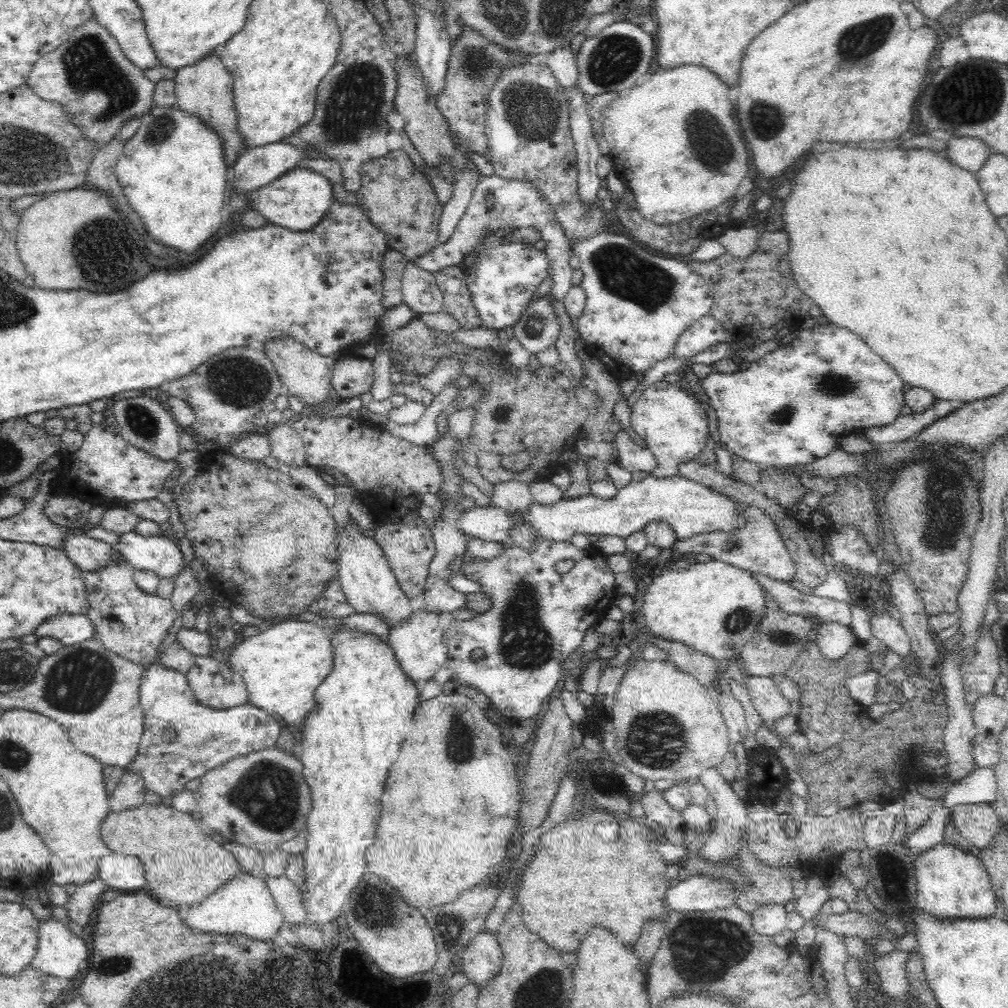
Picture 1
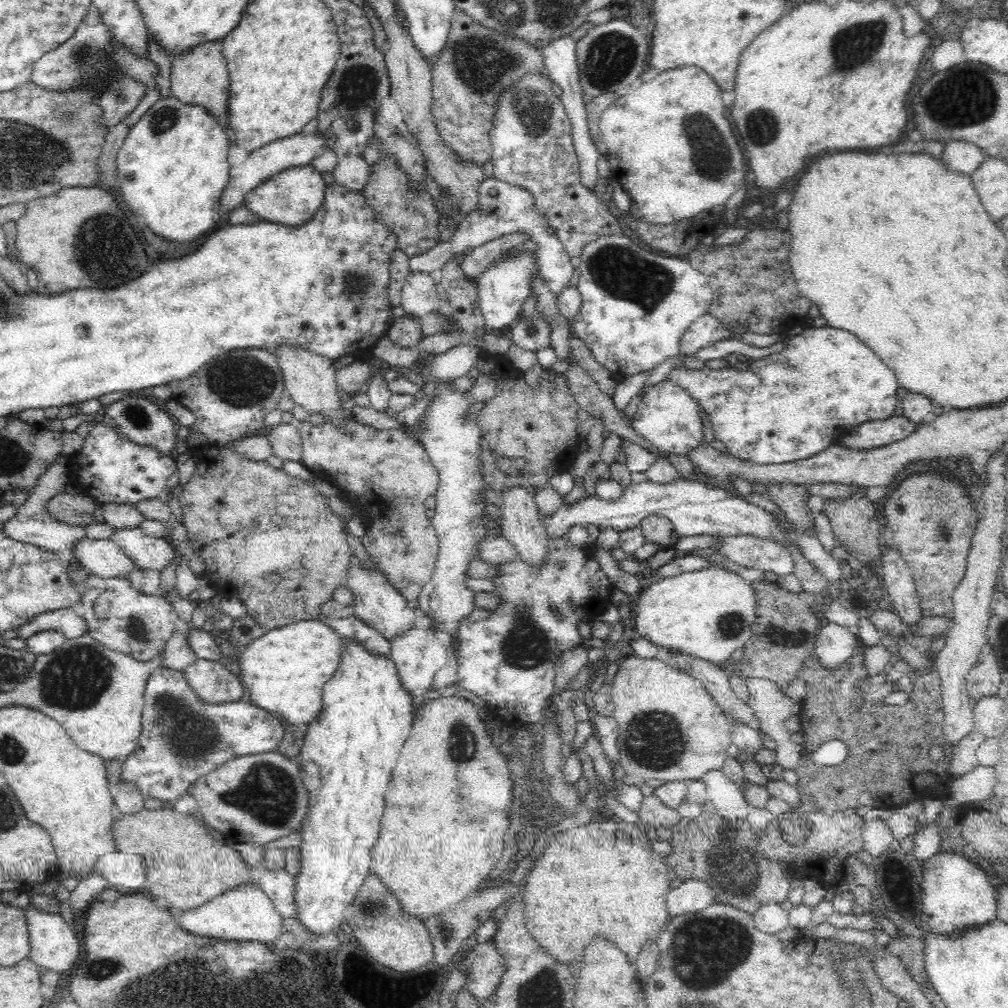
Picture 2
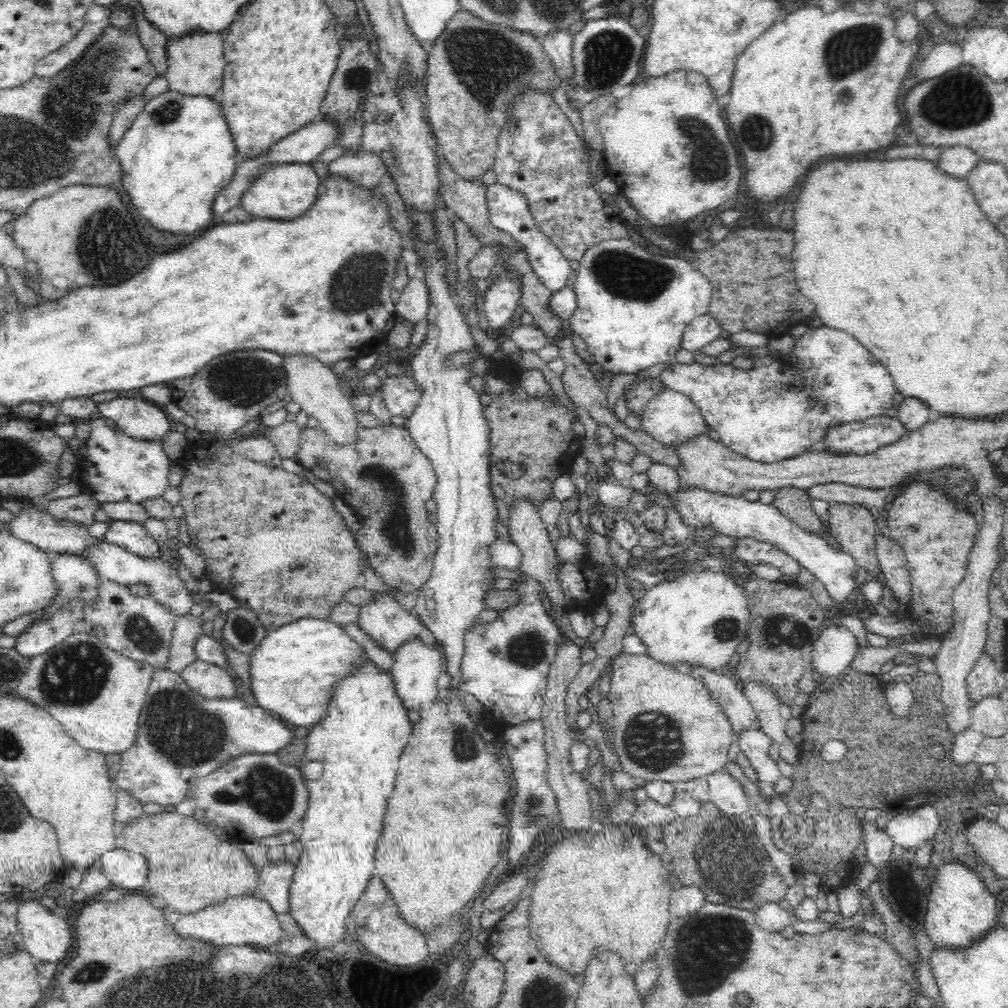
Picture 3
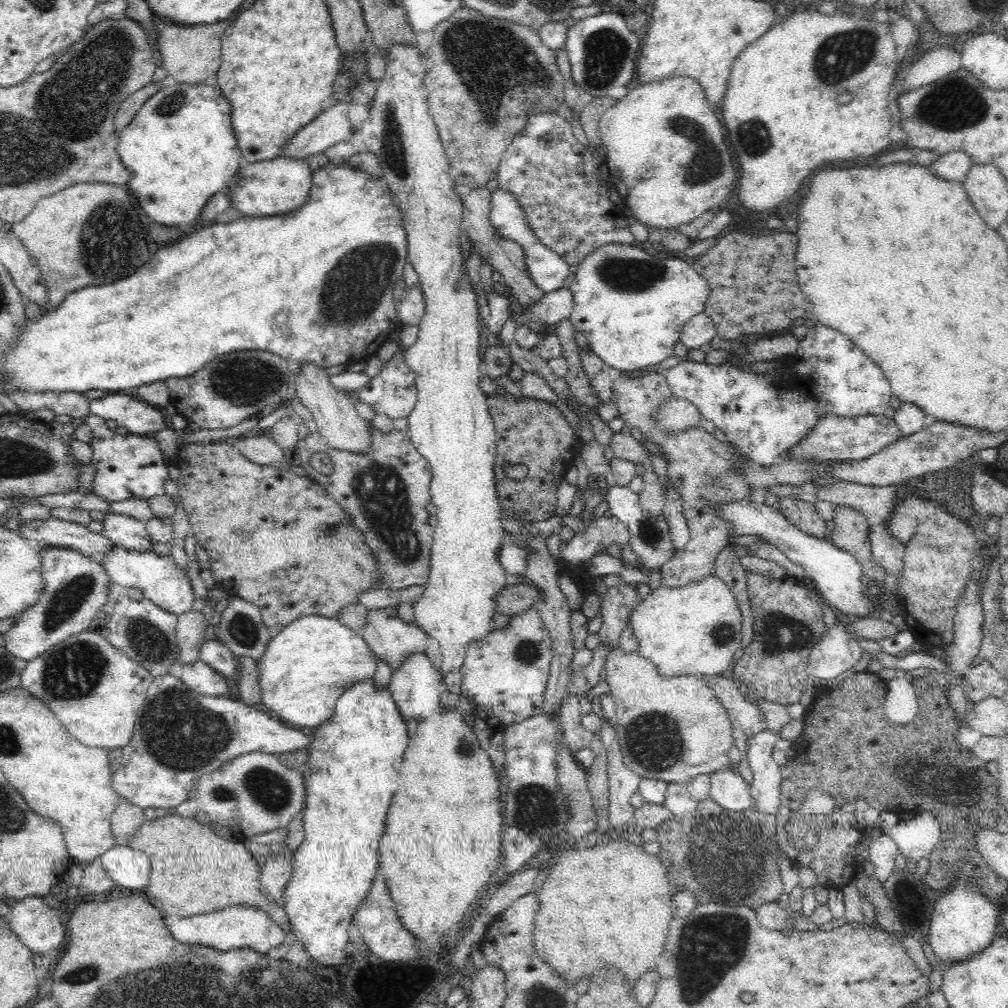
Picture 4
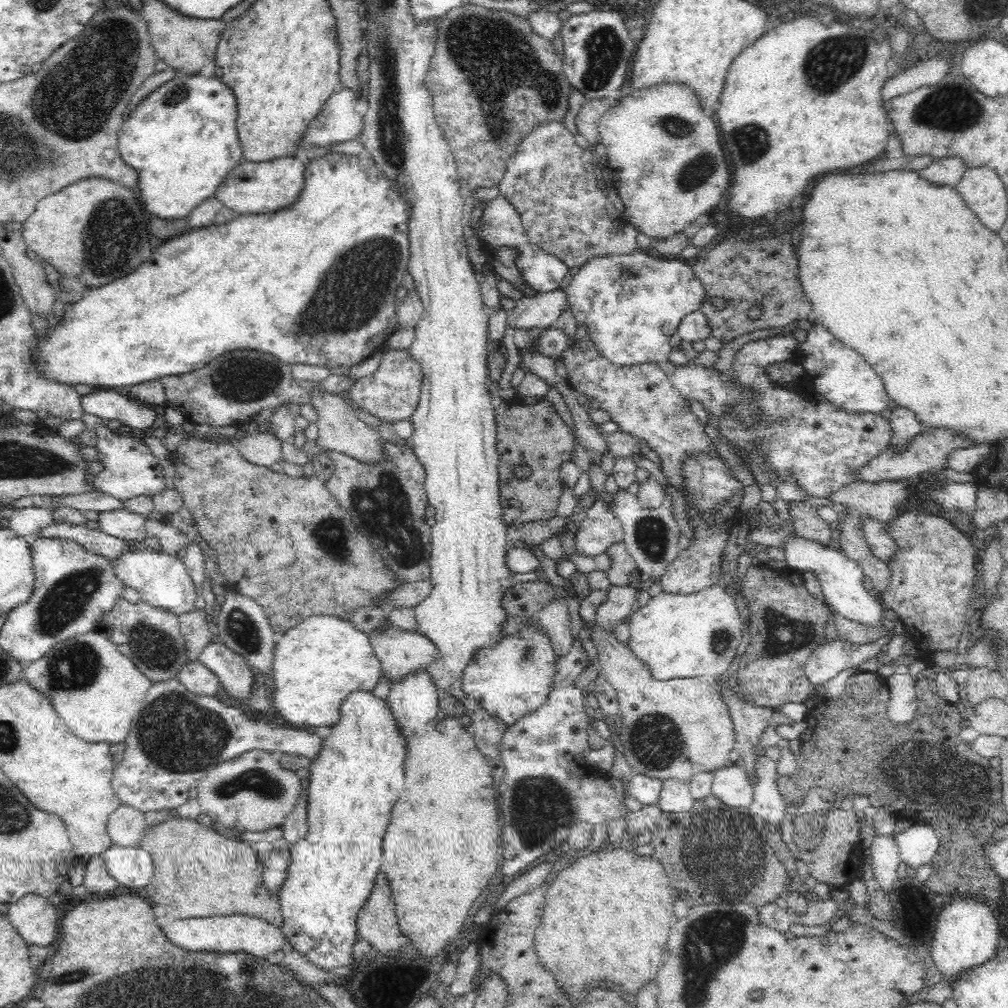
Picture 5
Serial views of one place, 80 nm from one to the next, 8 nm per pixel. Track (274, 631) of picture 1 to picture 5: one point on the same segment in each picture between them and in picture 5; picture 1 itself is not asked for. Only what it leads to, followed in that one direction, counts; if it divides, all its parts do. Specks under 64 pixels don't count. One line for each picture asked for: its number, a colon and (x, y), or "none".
2: (286, 670)
3: (294, 670)
4: (306, 668)
5: (317, 664)

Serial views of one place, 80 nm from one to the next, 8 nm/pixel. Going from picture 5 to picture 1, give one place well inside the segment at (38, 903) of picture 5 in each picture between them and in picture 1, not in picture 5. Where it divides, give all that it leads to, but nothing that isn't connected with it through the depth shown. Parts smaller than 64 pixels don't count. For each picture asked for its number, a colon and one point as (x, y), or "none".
1: (59, 952)
2: (53, 943)
3: (45, 934)
4: (36, 924)

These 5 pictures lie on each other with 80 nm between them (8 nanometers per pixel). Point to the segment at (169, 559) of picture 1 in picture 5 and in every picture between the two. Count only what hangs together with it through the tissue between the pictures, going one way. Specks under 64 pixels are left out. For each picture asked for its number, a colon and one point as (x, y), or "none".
2: (151, 553)
3: (132, 536)
4: (130, 533)
5: (124, 524)

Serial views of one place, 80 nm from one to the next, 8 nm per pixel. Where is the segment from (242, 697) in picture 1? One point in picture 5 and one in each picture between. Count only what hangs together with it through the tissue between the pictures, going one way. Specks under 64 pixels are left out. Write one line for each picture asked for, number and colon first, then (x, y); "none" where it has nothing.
2: (212, 682)
3: (210, 681)
4: (198, 676)
5: (196, 678)

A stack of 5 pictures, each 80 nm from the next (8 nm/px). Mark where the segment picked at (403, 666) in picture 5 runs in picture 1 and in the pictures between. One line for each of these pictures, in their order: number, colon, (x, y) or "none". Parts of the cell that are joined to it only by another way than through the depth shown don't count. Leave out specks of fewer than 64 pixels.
1: (370, 587)
2: (379, 605)
3: (387, 623)
4: (391, 640)

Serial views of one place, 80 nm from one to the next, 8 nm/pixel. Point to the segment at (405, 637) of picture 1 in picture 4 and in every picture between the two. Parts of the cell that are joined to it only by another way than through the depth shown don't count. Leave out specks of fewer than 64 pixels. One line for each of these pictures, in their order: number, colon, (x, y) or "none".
2: (416, 654)
3: (416, 668)
4: (414, 686)

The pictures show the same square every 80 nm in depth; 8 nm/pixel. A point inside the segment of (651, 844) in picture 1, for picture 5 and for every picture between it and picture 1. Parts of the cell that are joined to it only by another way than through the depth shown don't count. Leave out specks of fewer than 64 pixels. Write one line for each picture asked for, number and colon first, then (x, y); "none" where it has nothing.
2: (603, 879)
3: (576, 911)
4: (609, 905)
5: (609, 918)

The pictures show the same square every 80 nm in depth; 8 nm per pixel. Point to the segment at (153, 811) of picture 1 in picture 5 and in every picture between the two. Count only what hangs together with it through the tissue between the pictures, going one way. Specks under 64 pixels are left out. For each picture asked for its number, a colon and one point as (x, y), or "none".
2: (185, 864)
3: (190, 868)
4: (193, 871)
5: (198, 872)

